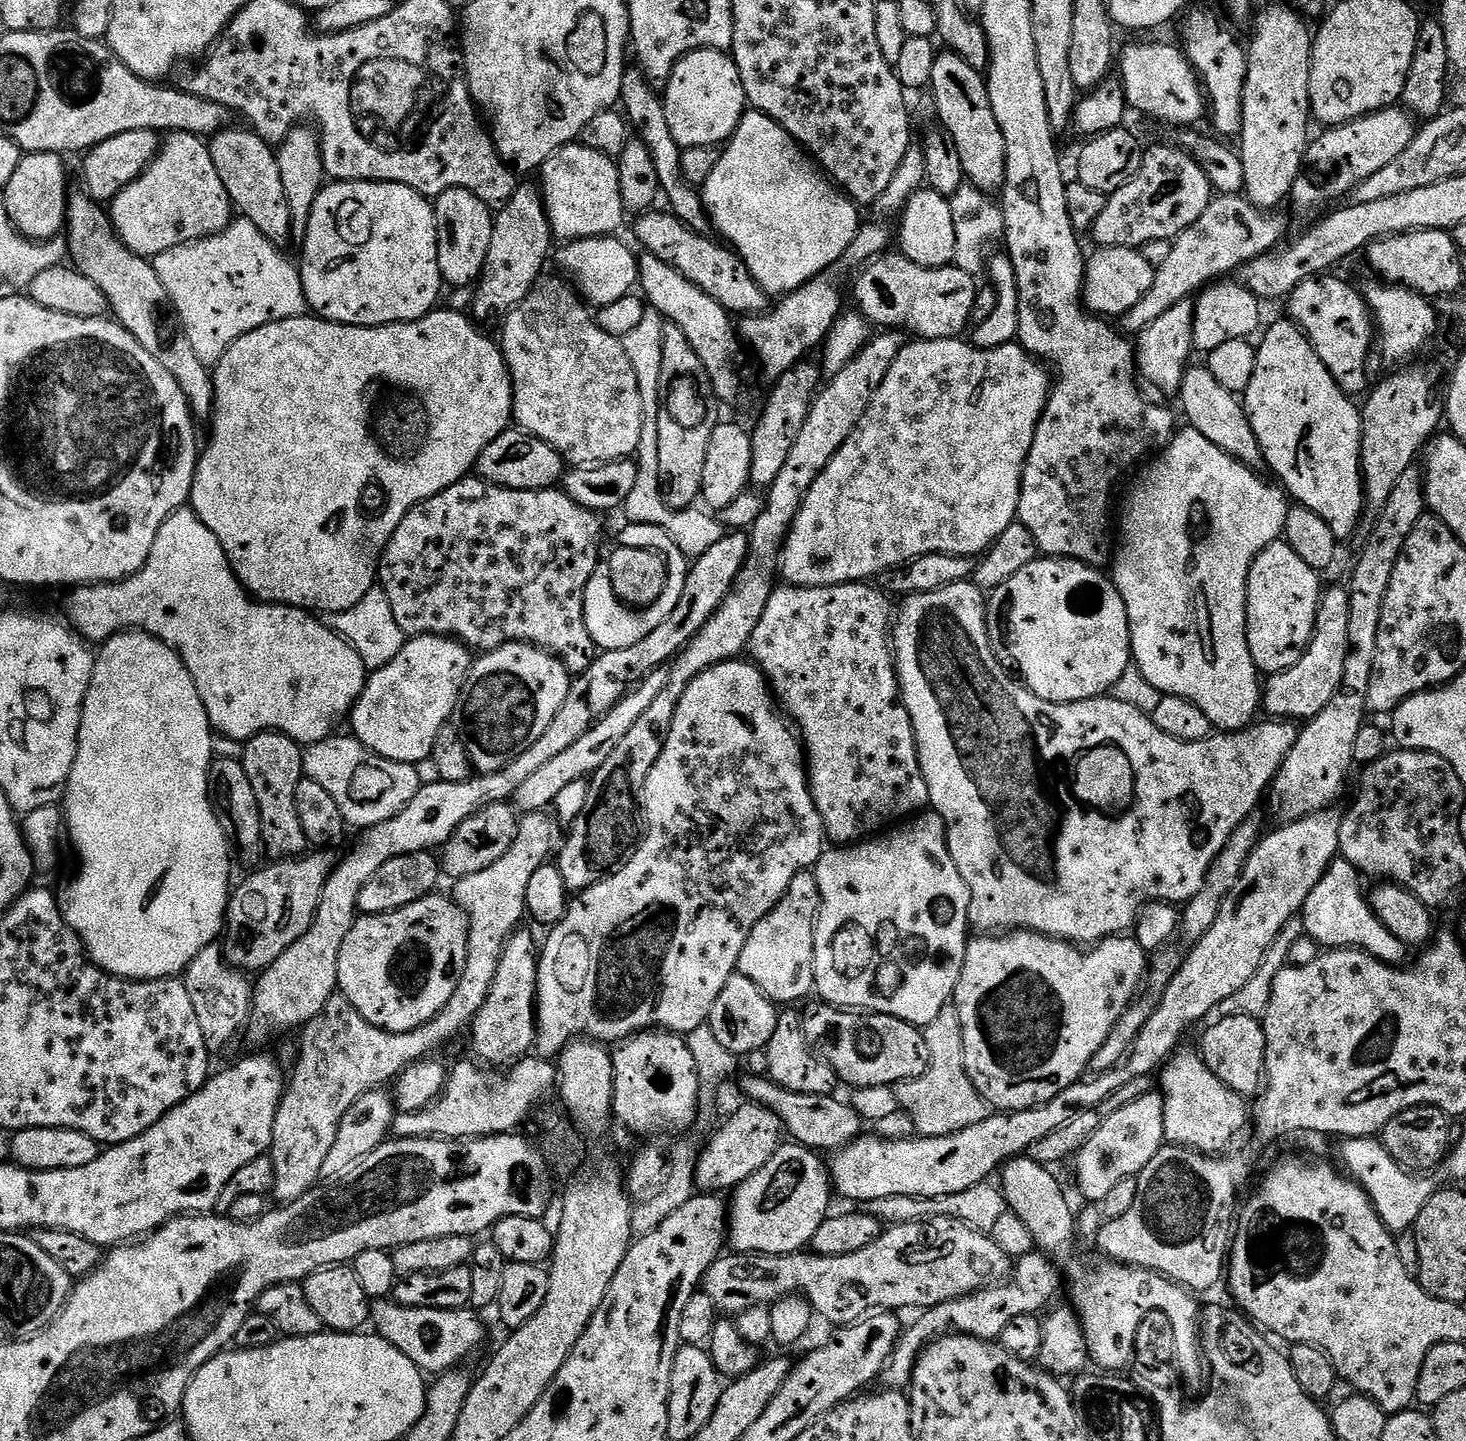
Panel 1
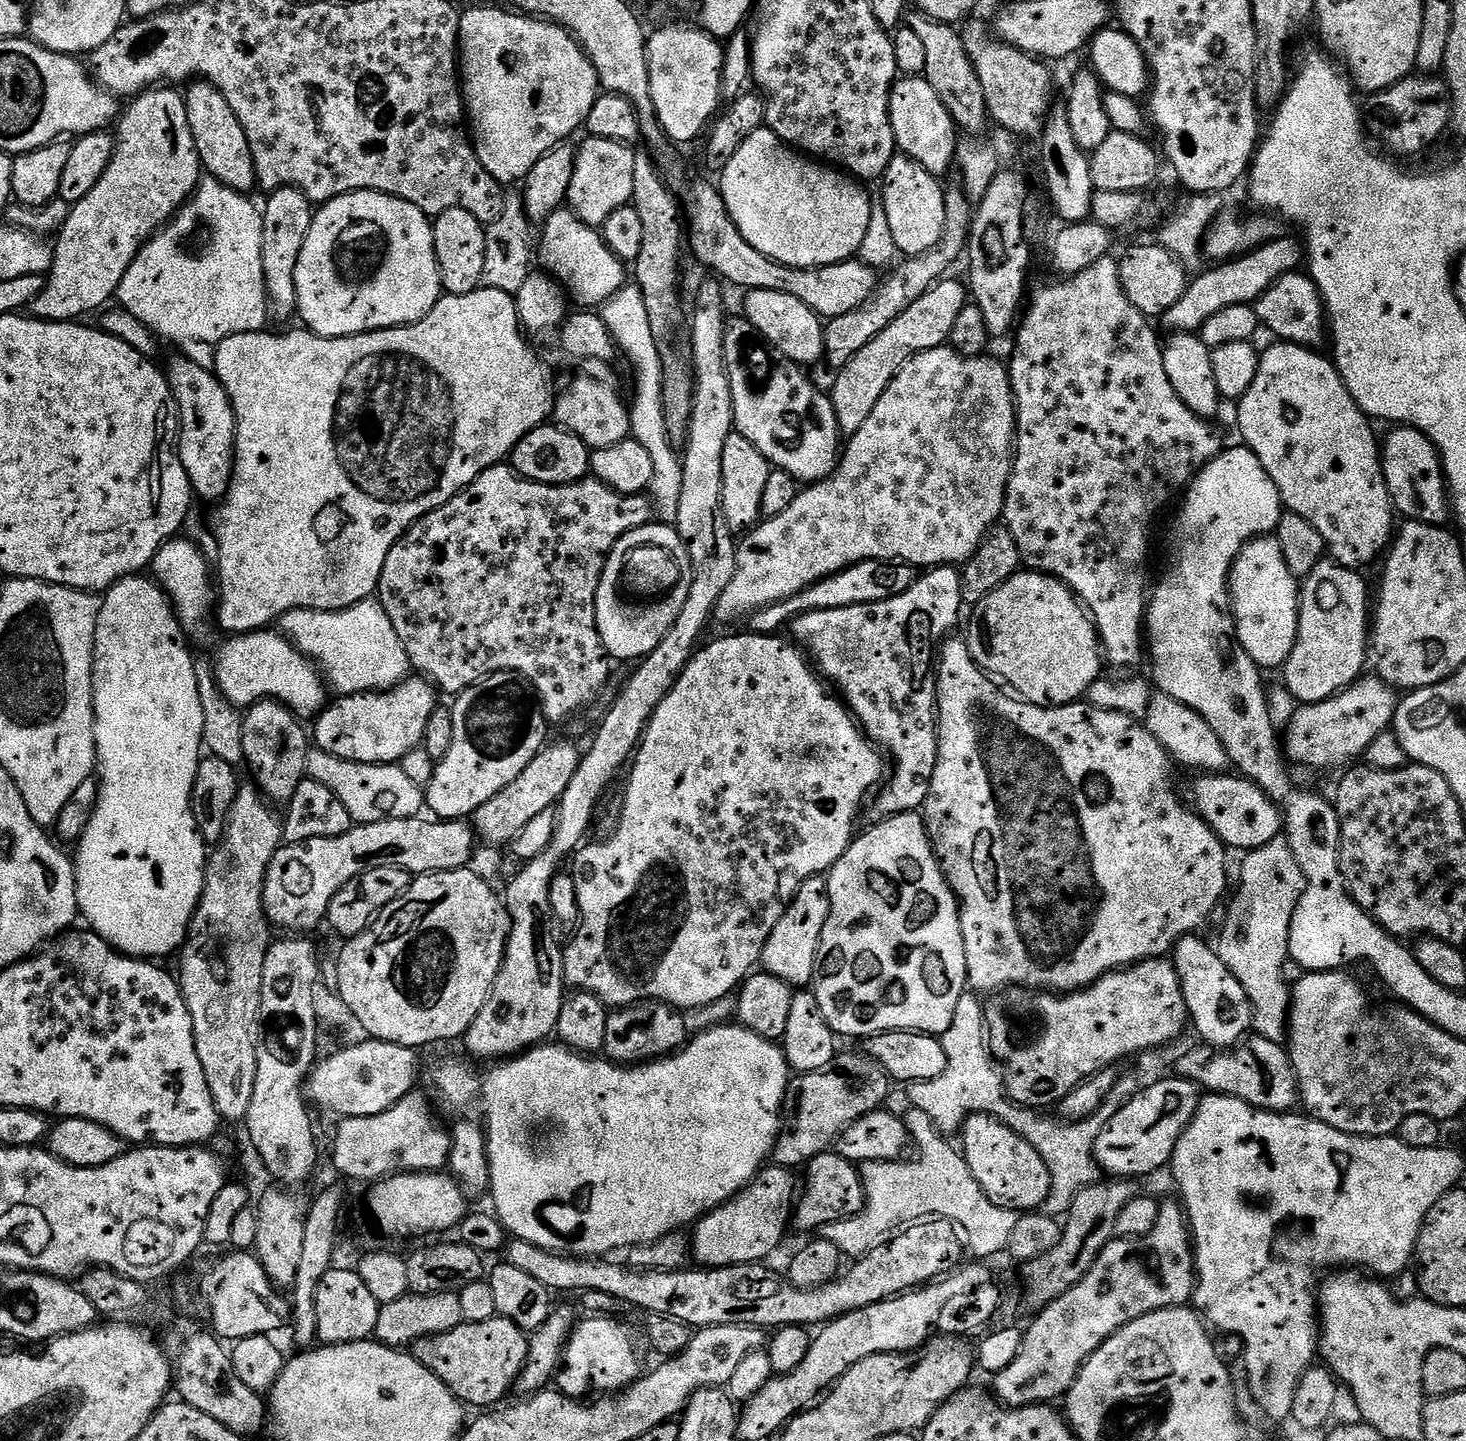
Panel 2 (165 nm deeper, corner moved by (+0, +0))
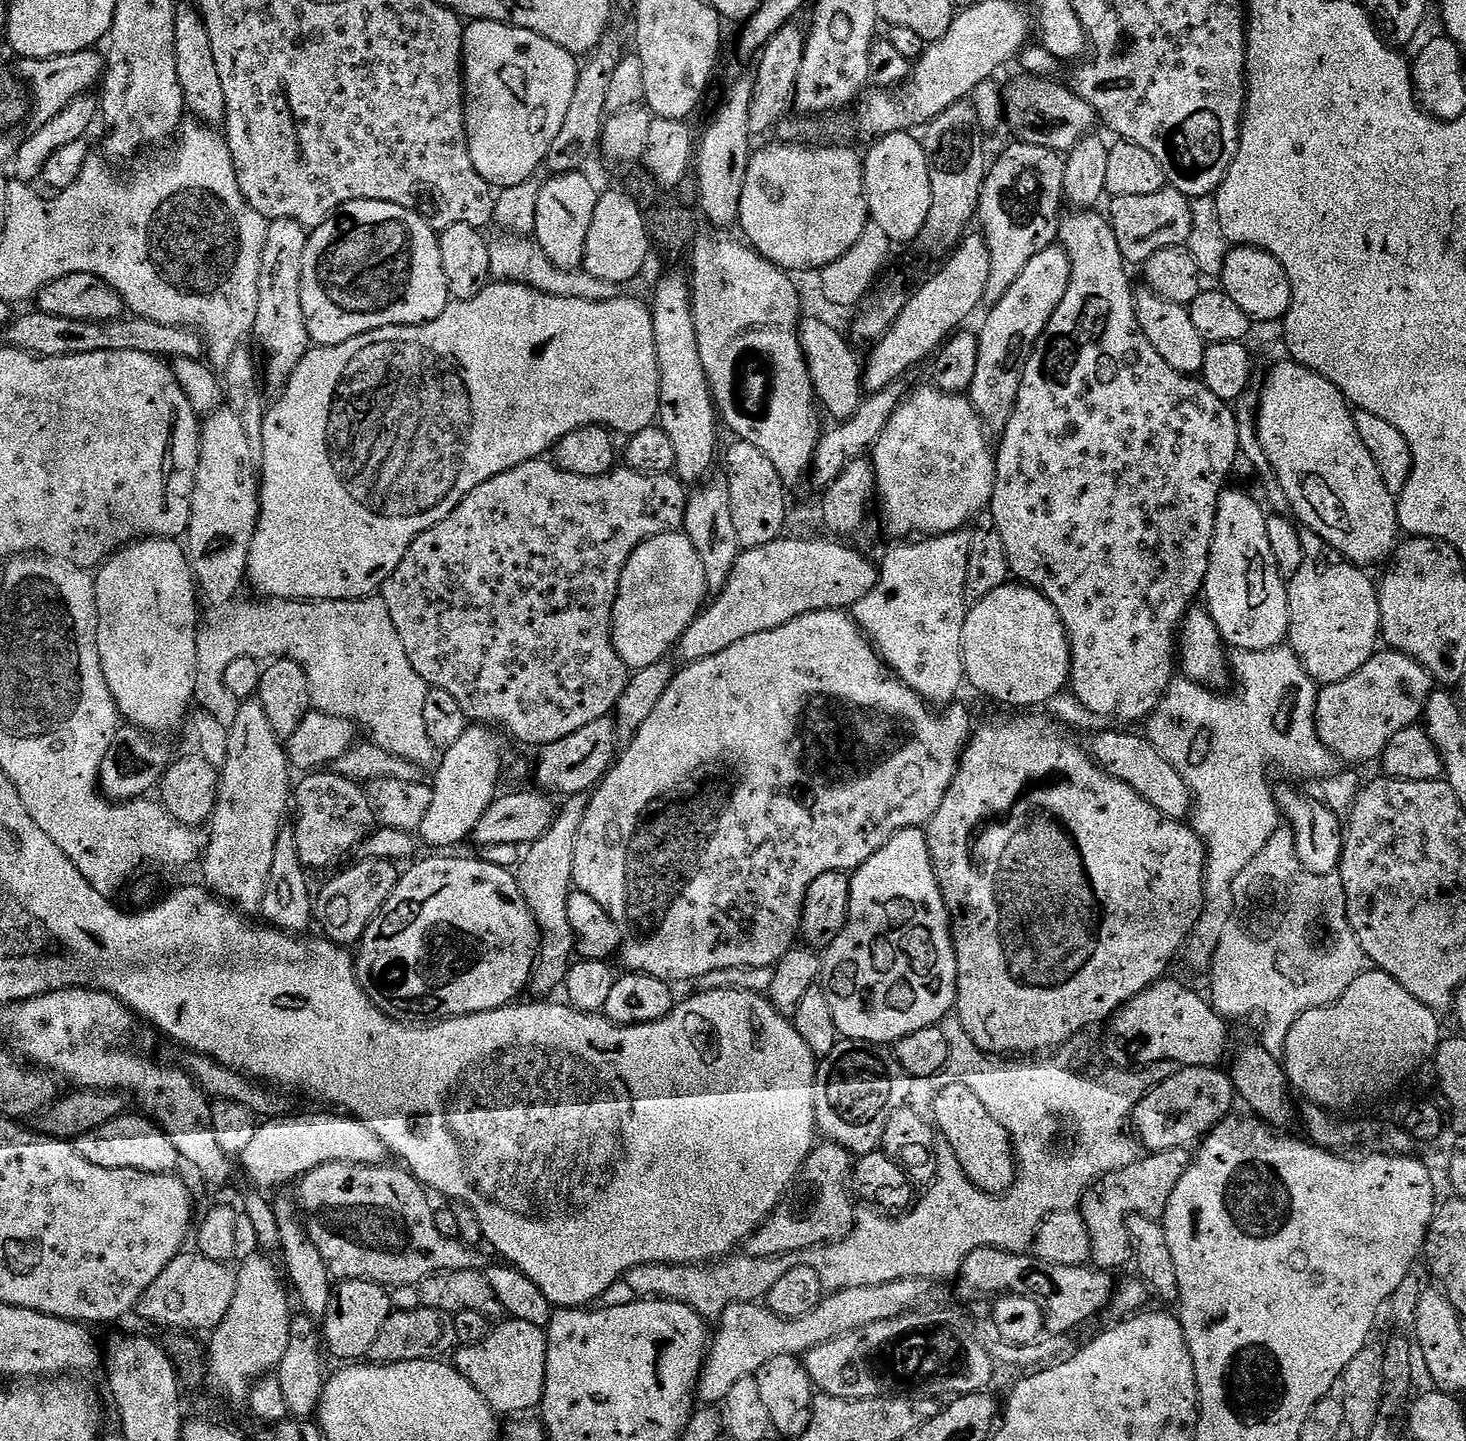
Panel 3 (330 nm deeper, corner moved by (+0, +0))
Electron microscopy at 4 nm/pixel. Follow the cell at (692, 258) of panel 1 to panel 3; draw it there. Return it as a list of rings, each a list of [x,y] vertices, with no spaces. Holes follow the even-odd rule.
[[[805,315],[800,322],[800,345],[804,351],[804,361],[812,379],[812,389],[816,392],[819,407],[833,416],[833,421],[851,420],[860,408],[862,399],[862,364],[852,353],[853,345],[832,324],[819,320],[816,316]]]

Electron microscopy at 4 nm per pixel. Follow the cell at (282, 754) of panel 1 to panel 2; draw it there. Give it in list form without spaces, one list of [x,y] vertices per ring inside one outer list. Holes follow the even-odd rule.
[[[258,700],[243,713],[242,750],[244,764],[252,771],[255,787],[264,794],[265,800],[276,806],[287,806],[294,798],[294,790],[308,776],[308,749],[310,747],[310,732],[303,728],[301,717],[292,712],[278,700]]]

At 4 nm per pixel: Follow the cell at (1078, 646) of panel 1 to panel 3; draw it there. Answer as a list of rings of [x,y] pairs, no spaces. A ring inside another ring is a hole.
[[[1019,582],[1004,584],[994,594],[986,594],[986,598],[975,601],[968,609],[968,615],[964,618],[964,629],[962,630],[962,654],[964,655],[964,674],[969,685],[973,684],[984,696],[997,700],[1000,704],[1013,704],[1016,710],[1028,710],[1031,704],[1043,706],[1054,694],[1065,691],[1070,680],[1072,670],[1072,646],[1068,642],[1068,635],[1064,629],[1064,623],[1058,618],[1058,610],[1035,588],[1029,588]]]

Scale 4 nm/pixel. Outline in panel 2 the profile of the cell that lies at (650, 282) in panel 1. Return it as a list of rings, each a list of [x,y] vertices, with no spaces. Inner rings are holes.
[[[729,319],[724,349],[730,390],[734,394],[735,431],[754,442],[758,454],[762,454],[773,469],[786,470],[801,485],[817,484],[836,469],[842,455],[842,433],[832,397],[804,373],[807,371],[801,365],[785,359],[781,359],[780,365],[769,374],[764,388],[752,388],[748,368],[744,365],[744,348],[740,345],[752,335],[752,325],[747,320]]]

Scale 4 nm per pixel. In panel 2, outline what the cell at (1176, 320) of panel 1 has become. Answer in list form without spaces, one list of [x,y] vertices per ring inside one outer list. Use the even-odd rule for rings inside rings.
[[[1277,238],[1269,243],[1261,244],[1252,252],[1246,252],[1239,258],[1233,258],[1217,263],[1216,268],[1205,267],[1199,274],[1191,277],[1187,290],[1166,310],[1162,317],[1162,323],[1172,328],[1173,333],[1190,332],[1199,333],[1200,328],[1218,310],[1226,310],[1226,306],[1238,306],[1239,304],[1255,305],[1256,301],[1270,286],[1280,280],[1288,272],[1297,271],[1305,259],[1306,252],[1301,241],[1284,240]]]

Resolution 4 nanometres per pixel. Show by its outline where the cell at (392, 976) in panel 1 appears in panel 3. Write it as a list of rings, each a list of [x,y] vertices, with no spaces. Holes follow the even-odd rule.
[[[432,854],[429,860],[417,859],[413,868],[403,869],[400,882],[392,892],[392,897],[380,909],[379,916],[366,929],[360,939],[358,951],[354,956],[356,981],[370,998],[379,1012],[384,1012],[391,1020],[401,1022],[439,1022],[450,1020],[453,1016],[469,1016],[479,1012],[489,1012],[495,1008],[506,1008],[517,999],[523,988],[529,987],[532,969],[536,967],[536,957],[540,950],[540,927],[532,916],[524,891],[518,886],[515,875],[509,869],[490,866],[479,858],[455,860],[452,854]]]

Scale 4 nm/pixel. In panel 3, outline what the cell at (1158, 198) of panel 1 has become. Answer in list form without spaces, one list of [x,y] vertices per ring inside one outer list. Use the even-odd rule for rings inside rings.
[[[1053,246],[1042,250],[1042,254],[1034,254],[1034,258],[1030,258],[1014,286],[1006,290],[1006,298],[987,309],[988,317],[978,328],[978,368],[974,370],[970,399],[989,433],[1003,433],[1010,414],[1014,414],[1024,367],[1050,318],[1054,318],[1054,310],[1058,310],[1066,298],[1071,269],[1065,248]]]

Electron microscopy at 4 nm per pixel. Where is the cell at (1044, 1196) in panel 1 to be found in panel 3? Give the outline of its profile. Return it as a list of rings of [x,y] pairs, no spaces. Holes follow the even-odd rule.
[[[949,1082],[937,1092],[937,1096],[932,1100],[931,1119],[939,1135],[950,1142],[966,1178],[979,1191],[988,1192],[992,1196],[1007,1192],[1016,1178],[1016,1156],[1007,1130],[990,1115],[990,1110],[986,1110],[986,1106],[982,1106],[981,1099],[969,1087]]]

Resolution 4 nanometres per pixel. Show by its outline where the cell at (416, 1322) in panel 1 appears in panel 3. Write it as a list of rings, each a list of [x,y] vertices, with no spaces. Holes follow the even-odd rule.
[[[508,1318],[500,1323],[482,1342],[457,1347],[454,1366],[486,1398],[493,1412],[528,1414],[531,1408],[539,1409],[544,1399],[548,1337],[545,1329],[530,1326],[530,1322]]]

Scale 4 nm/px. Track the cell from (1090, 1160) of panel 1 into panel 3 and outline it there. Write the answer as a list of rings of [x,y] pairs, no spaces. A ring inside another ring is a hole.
[[[1185,1068],[1173,1071],[1171,1076],[1164,1077],[1161,1084],[1156,1085],[1147,1096],[1143,1096],[1136,1104],[1130,1121],[1131,1127],[1136,1127],[1134,1136],[1141,1145],[1148,1147],[1149,1153],[1168,1152],[1172,1148],[1188,1148],[1208,1135],[1217,1124],[1223,1124],[1229,1119],[1232,1100],[1237,1099],[1235,1088],[1232,1087],[1232,1077],[1227,1071],[1215,1068]]]

